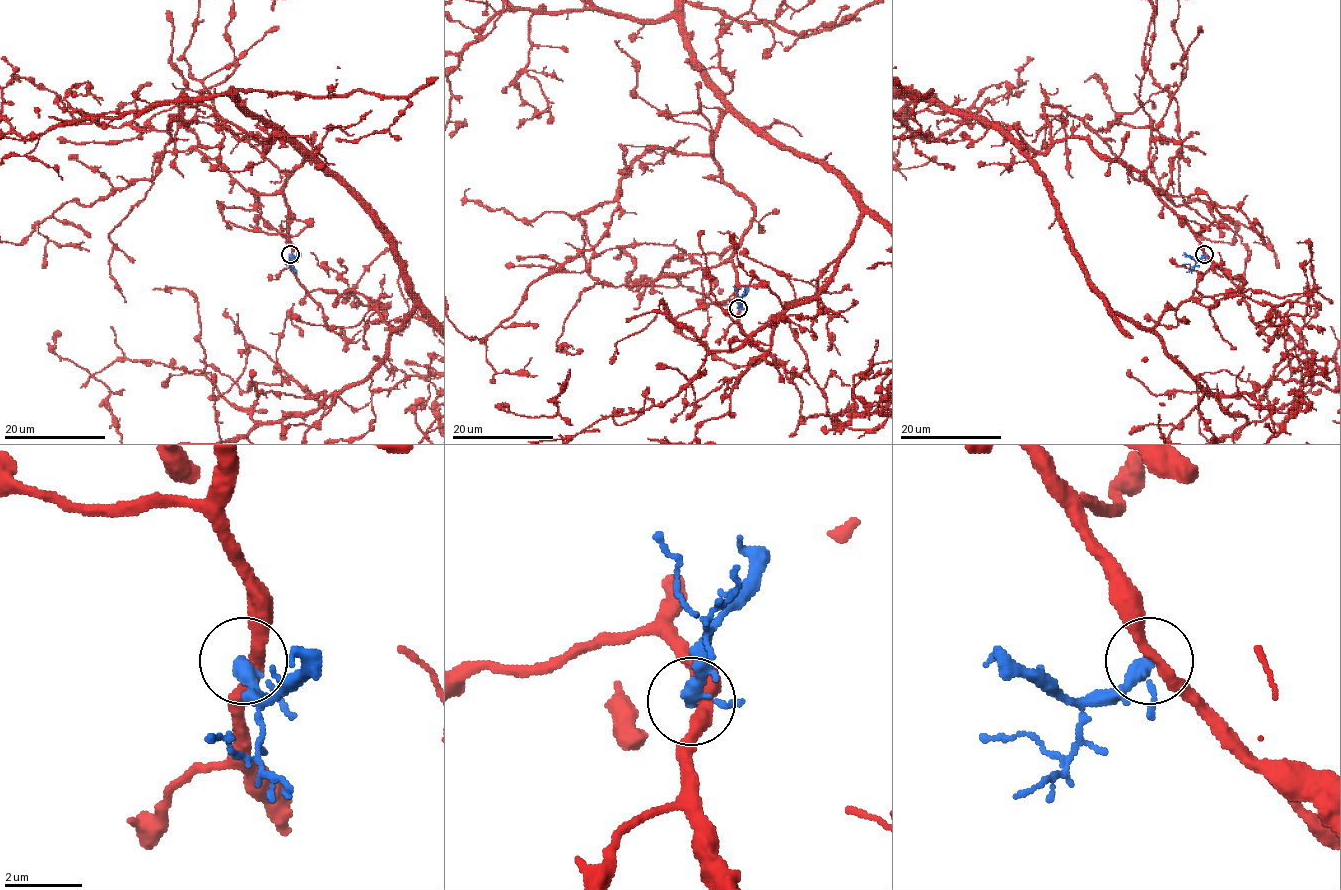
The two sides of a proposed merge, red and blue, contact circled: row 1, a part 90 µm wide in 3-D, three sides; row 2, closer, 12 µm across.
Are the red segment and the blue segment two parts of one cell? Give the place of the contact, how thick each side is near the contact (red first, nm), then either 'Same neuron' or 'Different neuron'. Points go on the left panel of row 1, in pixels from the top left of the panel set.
Place: (290, 254). Thickness 320 nm (red) against 280 nm. Different neuron

